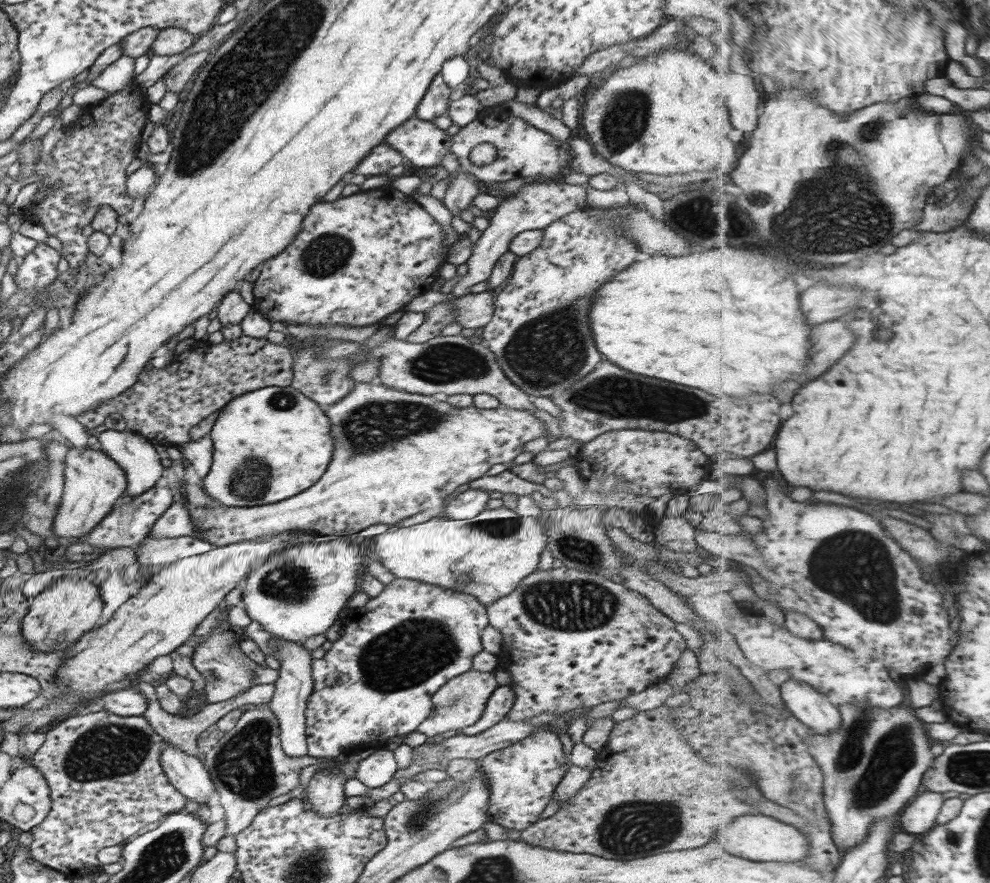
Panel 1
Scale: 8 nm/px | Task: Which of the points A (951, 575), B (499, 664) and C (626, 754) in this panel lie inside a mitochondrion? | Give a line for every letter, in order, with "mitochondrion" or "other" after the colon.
A: other
B: other
C: other

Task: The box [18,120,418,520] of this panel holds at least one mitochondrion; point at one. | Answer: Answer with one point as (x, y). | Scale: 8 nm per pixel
(327, 254)

